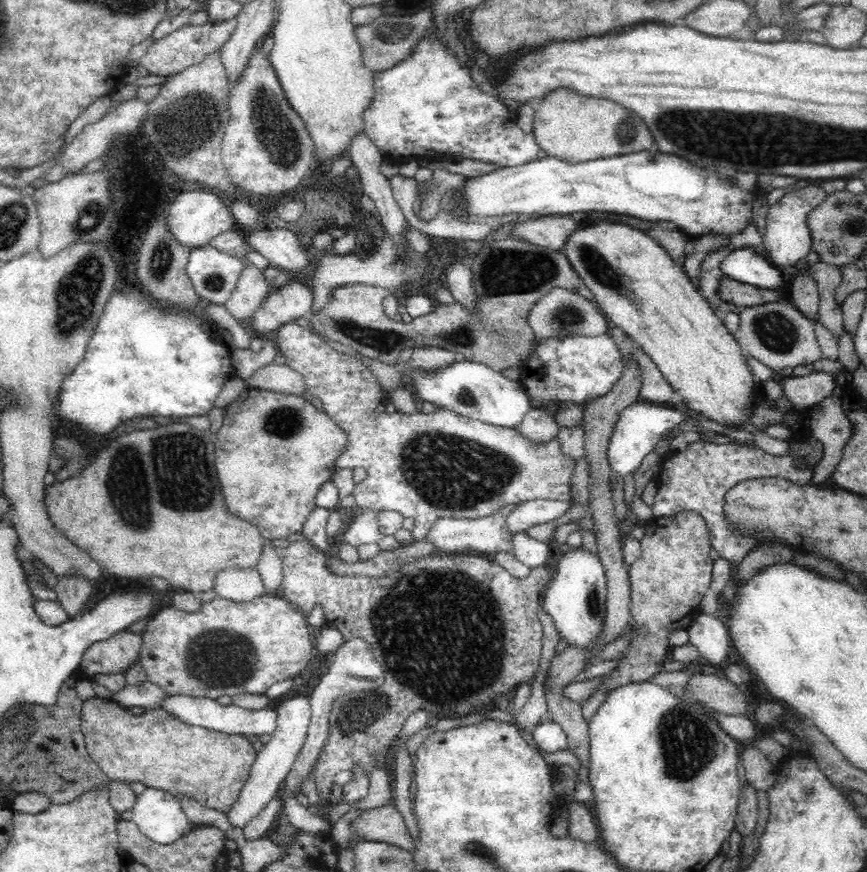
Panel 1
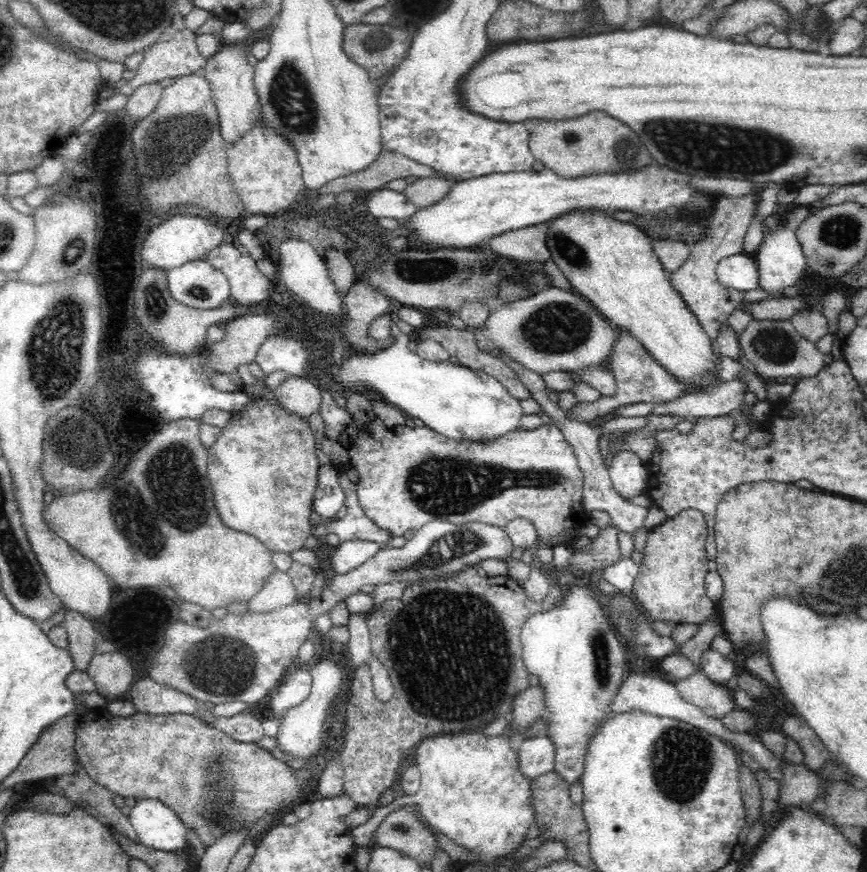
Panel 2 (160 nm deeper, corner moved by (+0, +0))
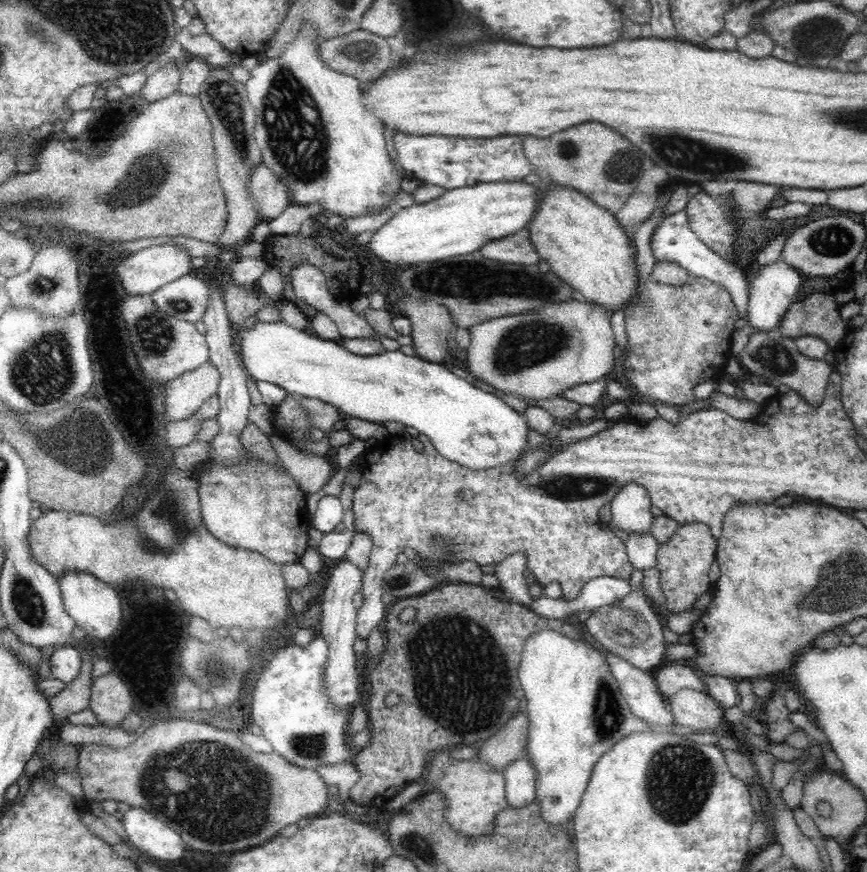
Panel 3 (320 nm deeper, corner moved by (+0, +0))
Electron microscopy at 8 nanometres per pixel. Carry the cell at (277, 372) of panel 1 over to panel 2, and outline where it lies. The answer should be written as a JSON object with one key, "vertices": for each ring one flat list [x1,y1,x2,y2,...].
{"vertices":[[286,378,282,385,273,392,278,402,286,405,290,413,310,418,319,413,321,394,318,387,304,378]]}

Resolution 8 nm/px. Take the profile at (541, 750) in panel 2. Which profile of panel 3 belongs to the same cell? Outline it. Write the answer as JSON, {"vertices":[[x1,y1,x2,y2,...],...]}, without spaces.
{"vertices":[[526,755,512,761,503,770,503,774,508,808,526,808,526,805,534,802,537,774]]}

